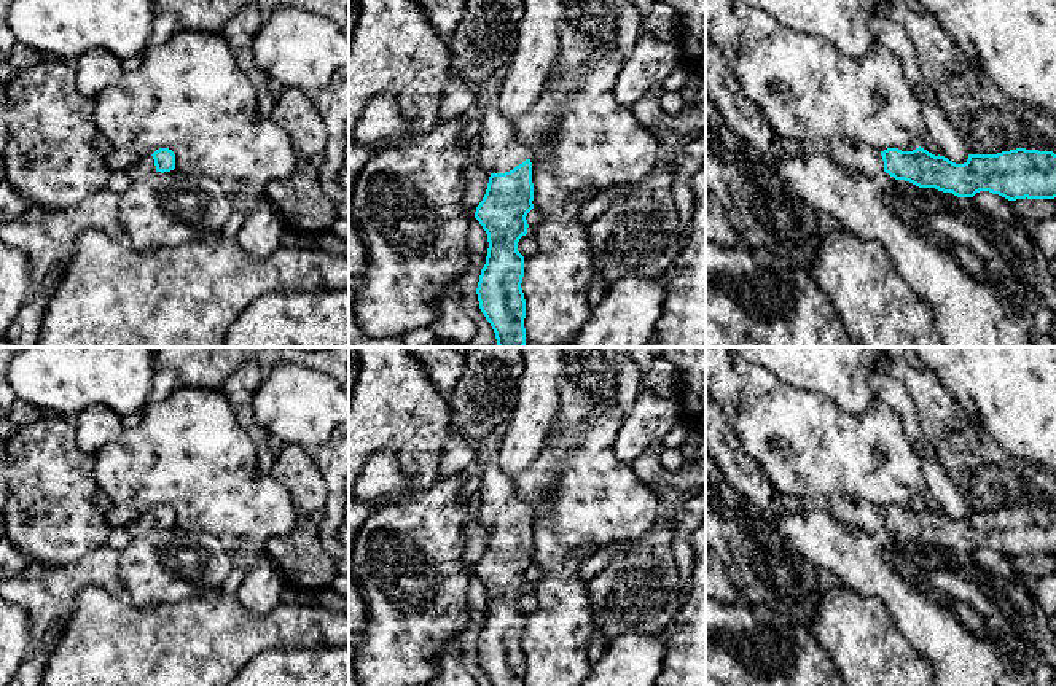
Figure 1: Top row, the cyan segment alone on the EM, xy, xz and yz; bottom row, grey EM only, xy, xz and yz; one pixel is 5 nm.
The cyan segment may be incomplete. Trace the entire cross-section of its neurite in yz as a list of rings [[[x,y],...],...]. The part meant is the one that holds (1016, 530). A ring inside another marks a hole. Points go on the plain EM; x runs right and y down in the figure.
[[[706,392],[706,454],[715,462],[731,487],[752,505],[772,514],[823,509],[843,525],[868,533],[881,528],[919,544],[935,544],[957,554],[980,548],[1008,557],[1054,555],[1056,511],[1016,505],[997,511],[968,511],[964,520],[935,513],[924,505],[878,508],[849,495],[793,498],[777,492],[741,446],[741,439]]]

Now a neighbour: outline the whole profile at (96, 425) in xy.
[[[105,406],[86,407],[75,419],[78,447],[86,454],[96,454],[124,431],[121,419],[121,415]]]

